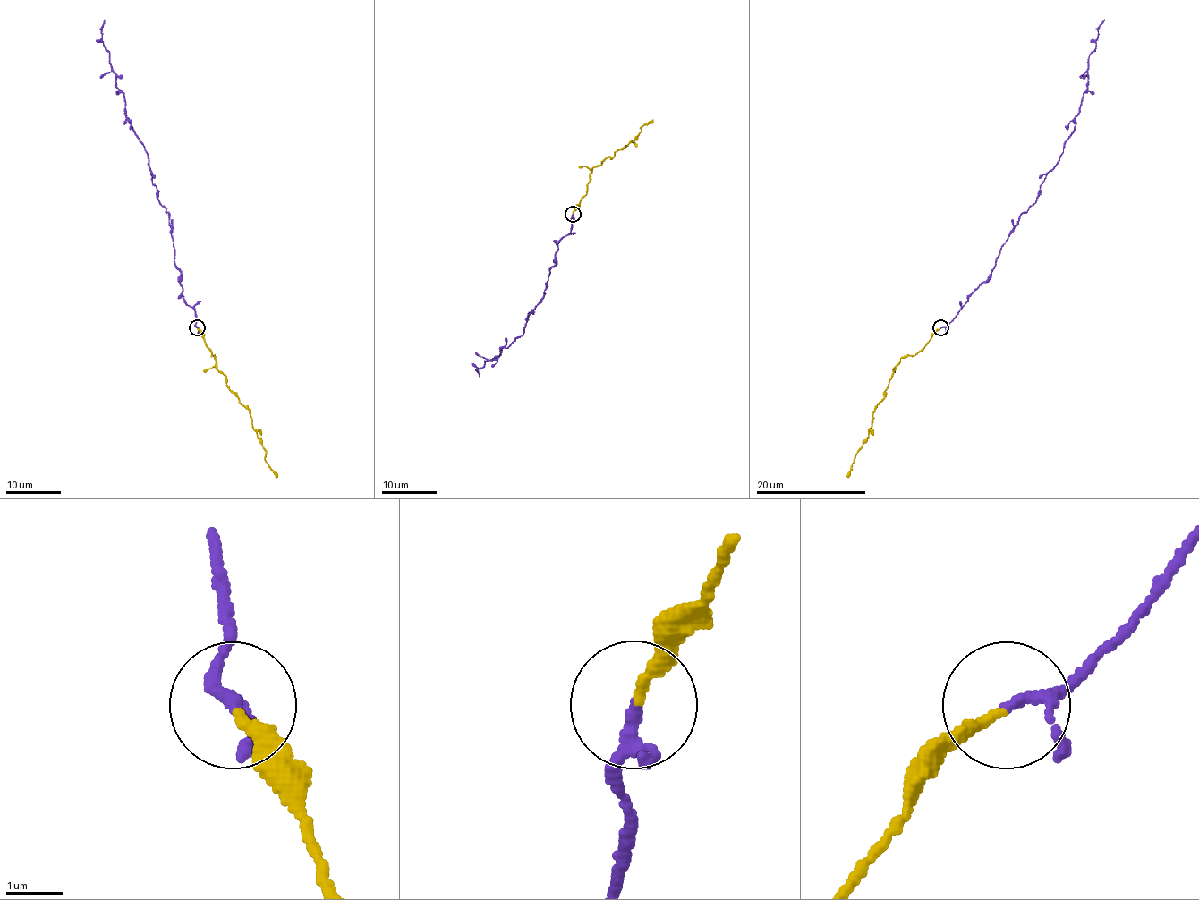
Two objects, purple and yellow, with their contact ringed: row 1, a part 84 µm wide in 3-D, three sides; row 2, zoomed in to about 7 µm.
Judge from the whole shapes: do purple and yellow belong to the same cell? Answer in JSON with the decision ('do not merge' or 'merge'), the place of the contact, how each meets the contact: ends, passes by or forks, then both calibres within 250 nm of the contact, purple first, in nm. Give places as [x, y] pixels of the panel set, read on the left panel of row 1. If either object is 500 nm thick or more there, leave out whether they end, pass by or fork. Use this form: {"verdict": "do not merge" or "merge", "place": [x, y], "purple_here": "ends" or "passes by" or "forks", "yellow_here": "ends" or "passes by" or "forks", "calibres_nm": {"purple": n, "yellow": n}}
{"verdict": "merge", "place": [197, 327], "purple_here": "passes by", "yellow_here": "ends", "calibres_nm": {"purple": 160, "yellow": 170}}

